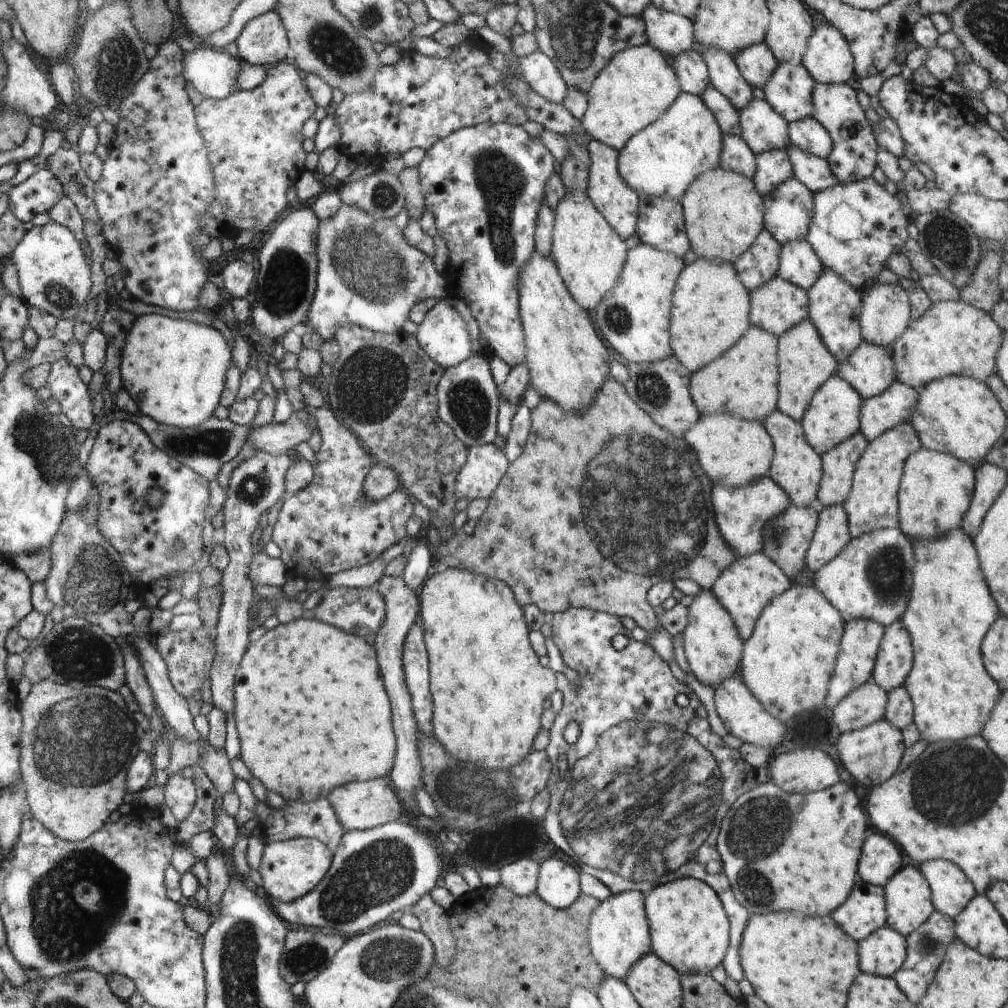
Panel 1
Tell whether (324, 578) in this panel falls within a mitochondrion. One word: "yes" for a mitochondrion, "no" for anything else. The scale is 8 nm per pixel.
no

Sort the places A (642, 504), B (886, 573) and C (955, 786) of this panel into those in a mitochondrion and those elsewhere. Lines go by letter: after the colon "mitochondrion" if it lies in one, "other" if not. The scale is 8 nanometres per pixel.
A: mitochondrion
B: mitochondrion
C: mitochondrion

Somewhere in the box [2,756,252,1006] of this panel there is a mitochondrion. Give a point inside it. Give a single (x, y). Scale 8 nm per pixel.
(63, 930)

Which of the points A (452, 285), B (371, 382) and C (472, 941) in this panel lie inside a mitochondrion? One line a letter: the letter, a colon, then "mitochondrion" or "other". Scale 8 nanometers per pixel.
A: other
B: mitochondrion
C: other

